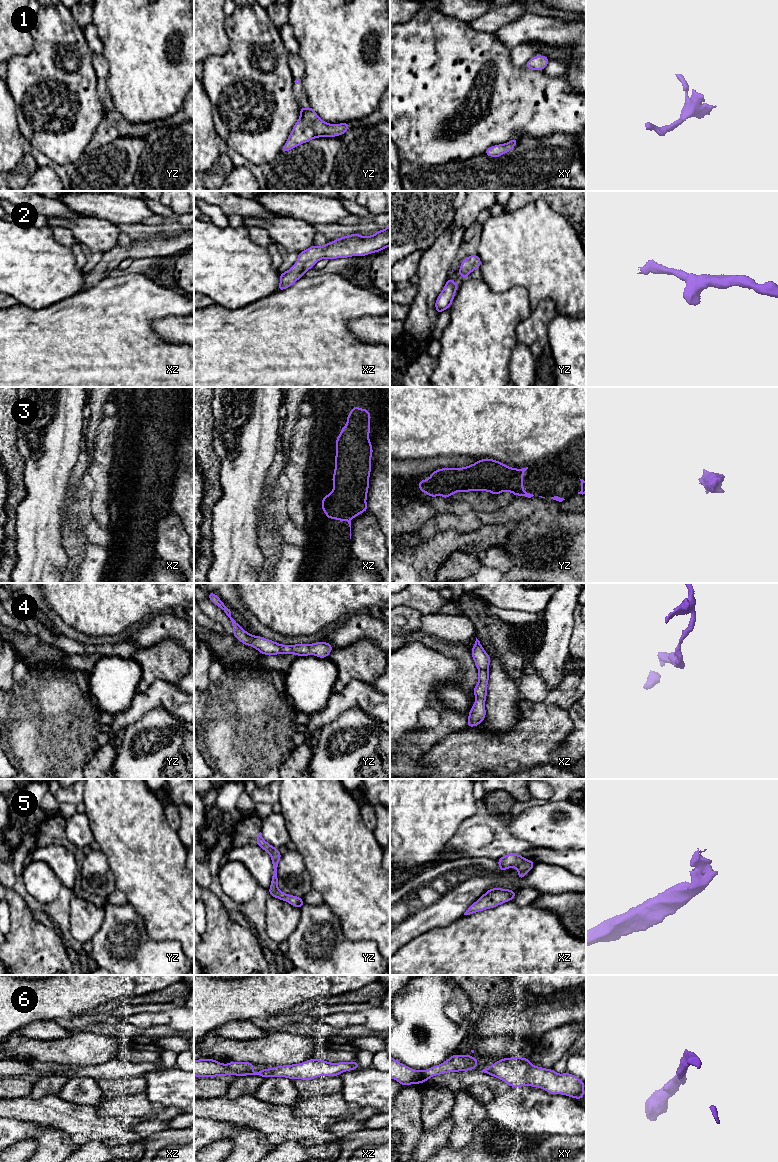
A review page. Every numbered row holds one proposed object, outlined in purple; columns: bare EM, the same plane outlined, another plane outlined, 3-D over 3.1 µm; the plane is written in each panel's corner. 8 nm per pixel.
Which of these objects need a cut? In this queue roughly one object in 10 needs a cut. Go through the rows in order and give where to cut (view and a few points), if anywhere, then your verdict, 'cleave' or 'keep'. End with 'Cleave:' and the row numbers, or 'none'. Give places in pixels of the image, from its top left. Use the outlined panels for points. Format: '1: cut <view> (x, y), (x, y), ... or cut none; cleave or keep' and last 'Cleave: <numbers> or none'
1: cut none; keep
2: cut none; keep
3: cut none; keep
4: cut none; keep
5: cut none; keep
6: cut none; keep
Cleave: none

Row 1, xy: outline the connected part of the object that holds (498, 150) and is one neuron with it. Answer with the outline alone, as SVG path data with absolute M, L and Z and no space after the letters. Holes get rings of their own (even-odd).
M513 138L508 143L489 147L488 149L486 149L486 151L484 153L489 157L500 157L503 154L512 150L515 147L515 145L517 144L517 142L518 142L518 139Z

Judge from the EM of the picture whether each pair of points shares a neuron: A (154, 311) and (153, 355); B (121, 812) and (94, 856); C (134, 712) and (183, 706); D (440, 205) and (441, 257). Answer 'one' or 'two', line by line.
A: one
B: two
C: one
D: two

